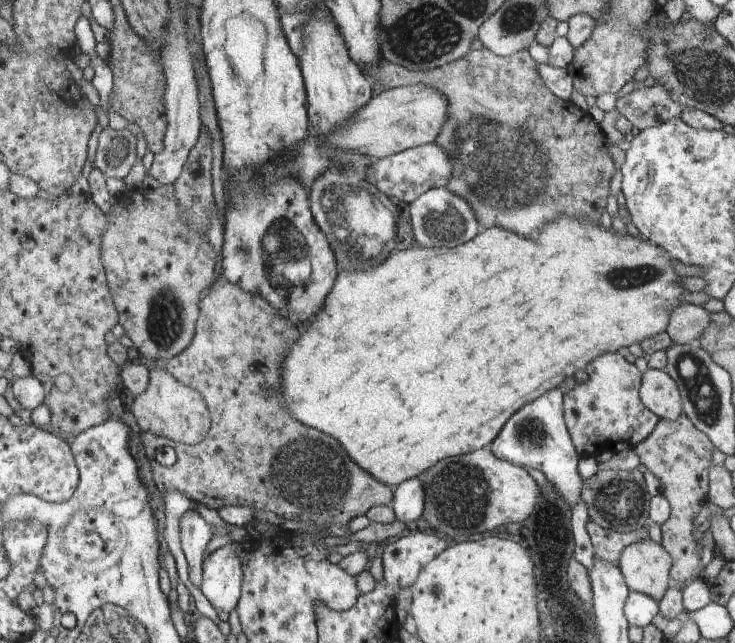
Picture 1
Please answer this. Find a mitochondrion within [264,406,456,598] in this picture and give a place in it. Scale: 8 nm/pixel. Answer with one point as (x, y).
(311, 475)

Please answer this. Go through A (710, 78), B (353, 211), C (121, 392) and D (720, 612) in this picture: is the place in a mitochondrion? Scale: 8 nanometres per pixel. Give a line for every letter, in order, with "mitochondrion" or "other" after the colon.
A: mitochondrion
B: mitochondrion
C: other
D: other

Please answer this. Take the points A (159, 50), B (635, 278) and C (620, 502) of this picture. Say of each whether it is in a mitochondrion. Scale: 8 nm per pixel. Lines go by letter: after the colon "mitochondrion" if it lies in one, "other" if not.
A: other
B: mitochondrion
C: mitochondrion

